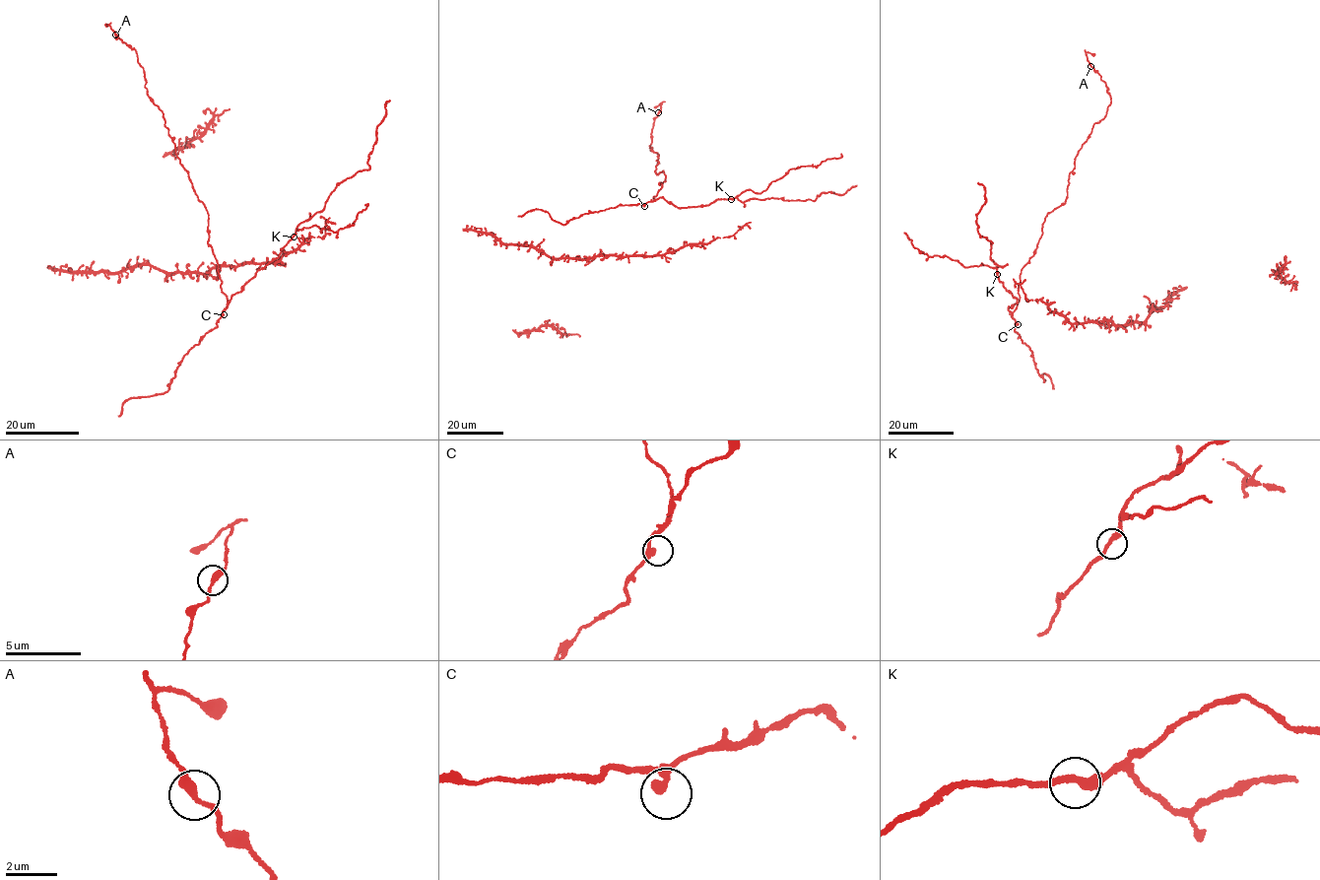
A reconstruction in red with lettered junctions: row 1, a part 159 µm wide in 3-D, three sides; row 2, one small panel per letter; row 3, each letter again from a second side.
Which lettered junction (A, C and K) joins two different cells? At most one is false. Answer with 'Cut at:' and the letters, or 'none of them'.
Cut at: none of them

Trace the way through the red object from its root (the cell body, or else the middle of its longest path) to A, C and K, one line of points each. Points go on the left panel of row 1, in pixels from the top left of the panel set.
A: (310, 215), (228, 302), (208, 242), (207, 211), (148, 94), (136, 51), (115, 34)
C: (310, 215), (296, 227), (296, 235), (280, 255), (230, 297), (222, 311), (224, 314)
K: (310, 215), (298, 225), (294, 236)

